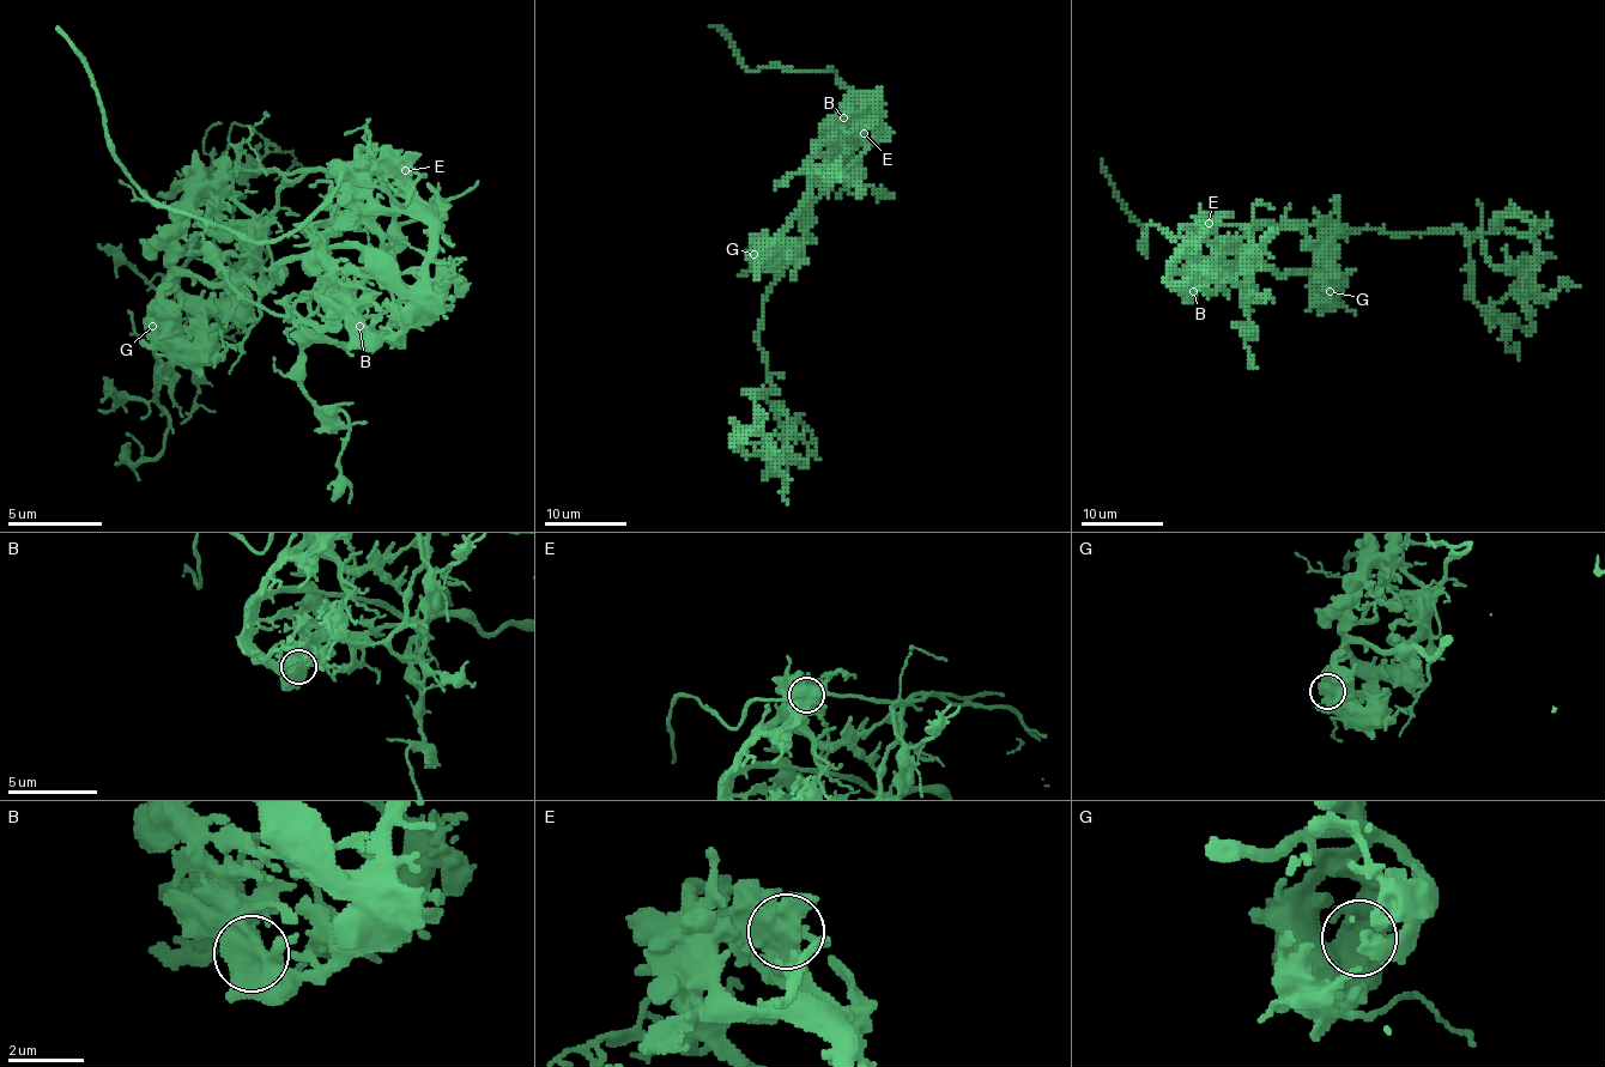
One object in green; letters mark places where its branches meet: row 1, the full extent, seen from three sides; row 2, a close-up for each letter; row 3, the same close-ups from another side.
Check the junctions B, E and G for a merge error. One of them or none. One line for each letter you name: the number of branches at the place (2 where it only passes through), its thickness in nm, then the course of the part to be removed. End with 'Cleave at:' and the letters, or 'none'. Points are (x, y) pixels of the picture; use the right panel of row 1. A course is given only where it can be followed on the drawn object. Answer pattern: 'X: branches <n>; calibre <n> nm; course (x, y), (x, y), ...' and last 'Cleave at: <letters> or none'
E: branches 4; calibre 550 nm; course (1209, 224), (1458, 228), (1472, 297), (1489, 308), (1534, 297), (1524, 282), (1544, 253)
Cleave at: E

